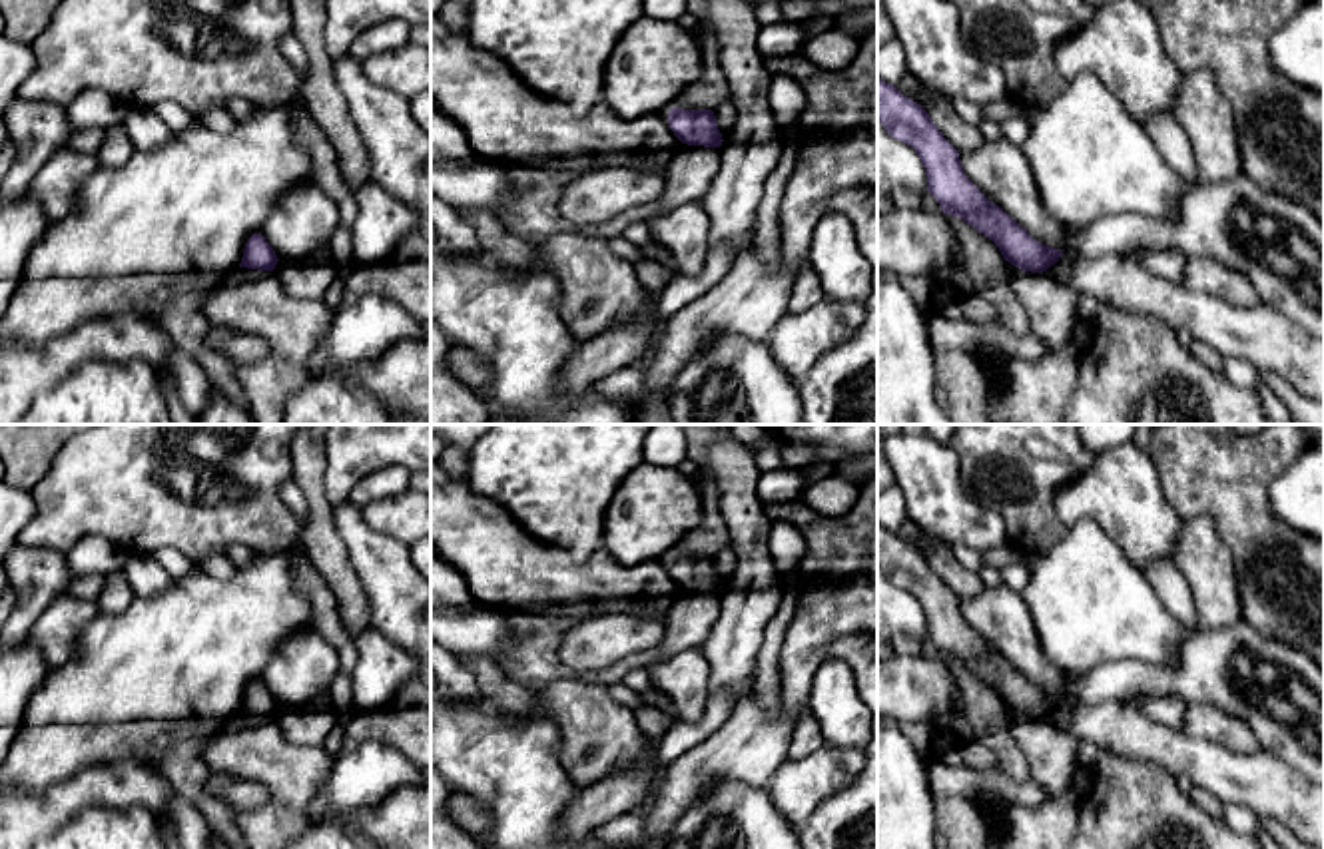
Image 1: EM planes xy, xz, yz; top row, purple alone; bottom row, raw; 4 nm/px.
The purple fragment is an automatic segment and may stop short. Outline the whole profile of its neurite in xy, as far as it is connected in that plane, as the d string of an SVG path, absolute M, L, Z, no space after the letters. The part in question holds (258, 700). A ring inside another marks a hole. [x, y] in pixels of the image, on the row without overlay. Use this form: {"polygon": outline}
{"polygon": "M253 680L245 690L241 709L225 723L229 729L241 729L249 725L263 725L277 711L273 694L261 680Z"}

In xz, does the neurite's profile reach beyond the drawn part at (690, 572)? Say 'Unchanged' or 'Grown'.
Grown

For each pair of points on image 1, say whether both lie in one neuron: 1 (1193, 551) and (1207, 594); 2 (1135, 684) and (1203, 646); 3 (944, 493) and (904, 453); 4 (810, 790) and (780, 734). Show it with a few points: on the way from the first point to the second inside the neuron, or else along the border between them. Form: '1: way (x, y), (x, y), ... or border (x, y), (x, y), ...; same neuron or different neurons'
1: way (1203, 561), (1207, 565), (1207, 584); same neuron
2: way (1153, 680), (1173, 680), (1189, 664); same neuron
3: way (934, 483), (914, 463); same neuron
4: border (786, 756), (766, 788); different neurons

